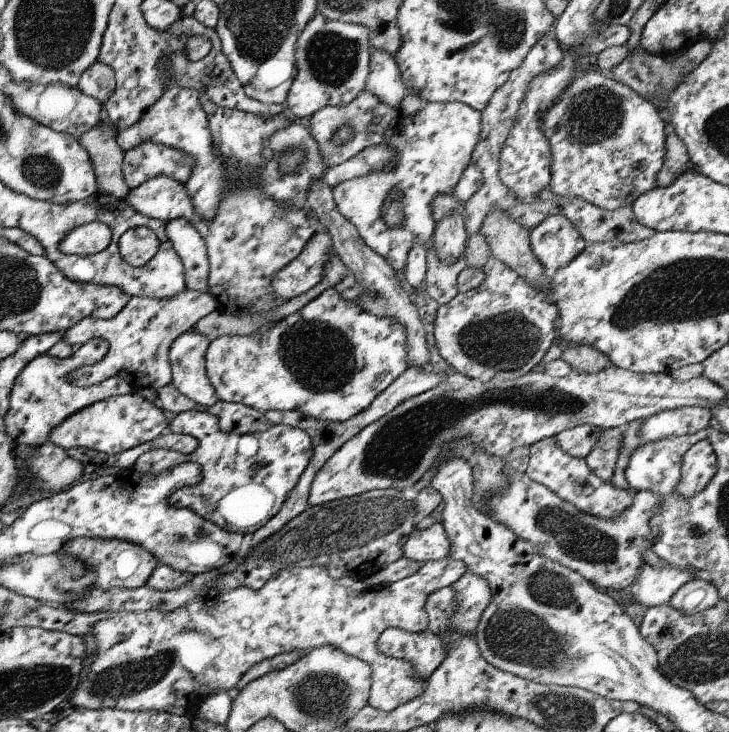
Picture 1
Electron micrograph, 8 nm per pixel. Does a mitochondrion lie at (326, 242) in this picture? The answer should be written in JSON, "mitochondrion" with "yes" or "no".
{"mitochondrion":"no"}

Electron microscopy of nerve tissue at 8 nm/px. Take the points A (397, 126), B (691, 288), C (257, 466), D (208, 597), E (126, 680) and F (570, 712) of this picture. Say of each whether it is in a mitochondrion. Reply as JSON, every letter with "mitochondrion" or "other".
{"A":"other","B":"mitochondrion","C":"mitochondrion","D":"other","E":"mitochondrion","F":"mitochondrion"}

